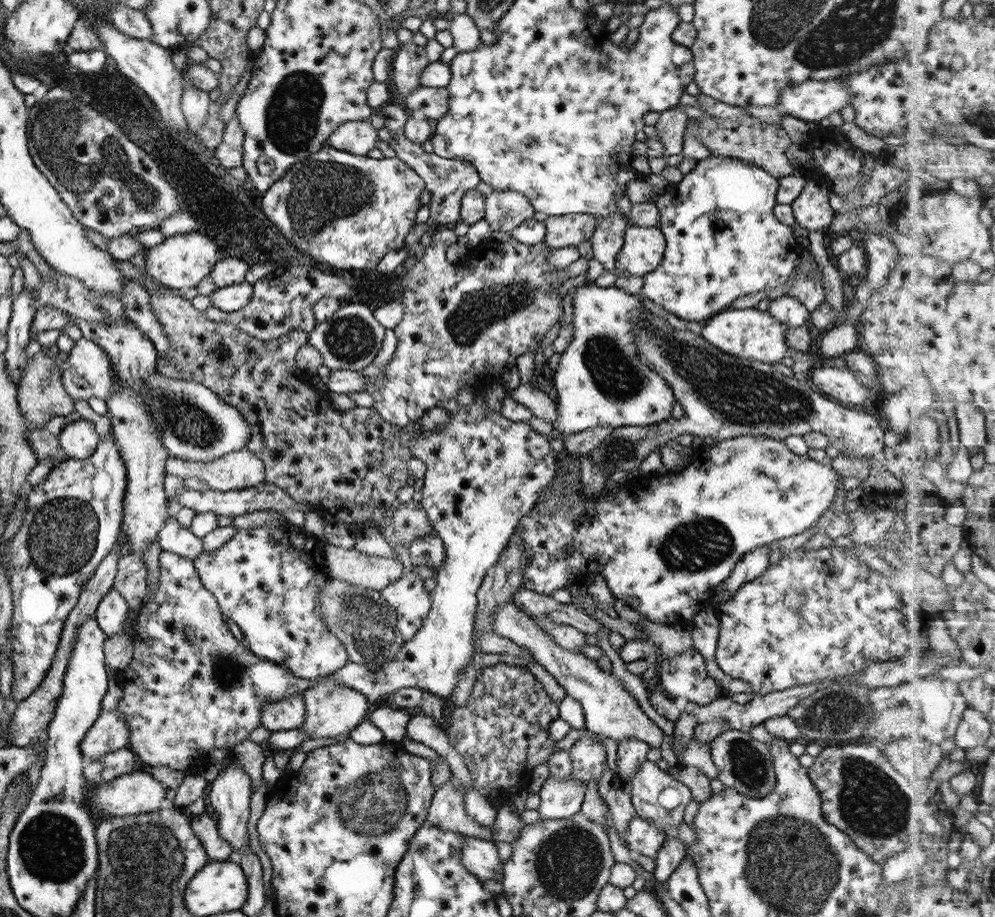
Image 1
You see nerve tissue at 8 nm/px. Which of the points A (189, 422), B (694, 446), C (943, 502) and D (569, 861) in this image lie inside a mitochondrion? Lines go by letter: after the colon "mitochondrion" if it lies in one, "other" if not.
A: mitochondrion
B: other
C: other
D: mitochondrion

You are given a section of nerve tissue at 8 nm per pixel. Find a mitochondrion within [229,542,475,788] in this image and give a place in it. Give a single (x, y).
(369, 624)

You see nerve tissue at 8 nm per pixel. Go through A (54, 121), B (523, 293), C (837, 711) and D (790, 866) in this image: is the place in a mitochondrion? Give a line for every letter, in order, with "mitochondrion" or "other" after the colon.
A: mitochondrion
B: mitochondrion
C: mitochondrion
D: mitochondrion

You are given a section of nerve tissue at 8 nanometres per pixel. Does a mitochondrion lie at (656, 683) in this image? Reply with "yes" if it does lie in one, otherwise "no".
no

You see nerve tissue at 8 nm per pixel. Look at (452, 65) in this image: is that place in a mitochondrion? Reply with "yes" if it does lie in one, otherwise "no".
no

